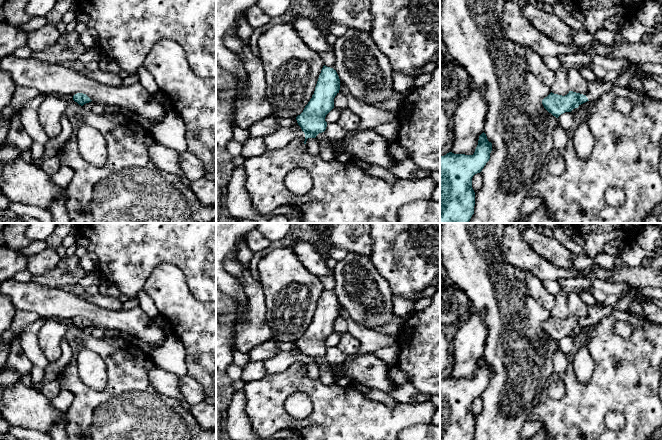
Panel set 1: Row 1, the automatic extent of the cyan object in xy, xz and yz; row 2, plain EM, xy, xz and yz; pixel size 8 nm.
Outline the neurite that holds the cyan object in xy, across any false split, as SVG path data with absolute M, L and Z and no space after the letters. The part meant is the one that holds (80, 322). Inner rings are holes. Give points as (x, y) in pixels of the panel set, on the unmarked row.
M83 317L75 318L73 320L73 324L81 330L92 325L86 318Z

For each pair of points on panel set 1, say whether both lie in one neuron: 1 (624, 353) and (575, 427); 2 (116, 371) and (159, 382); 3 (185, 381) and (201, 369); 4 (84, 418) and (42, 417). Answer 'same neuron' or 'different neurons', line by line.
1: same neuron
2: different neurons
3: different neurons
4: different neurons

